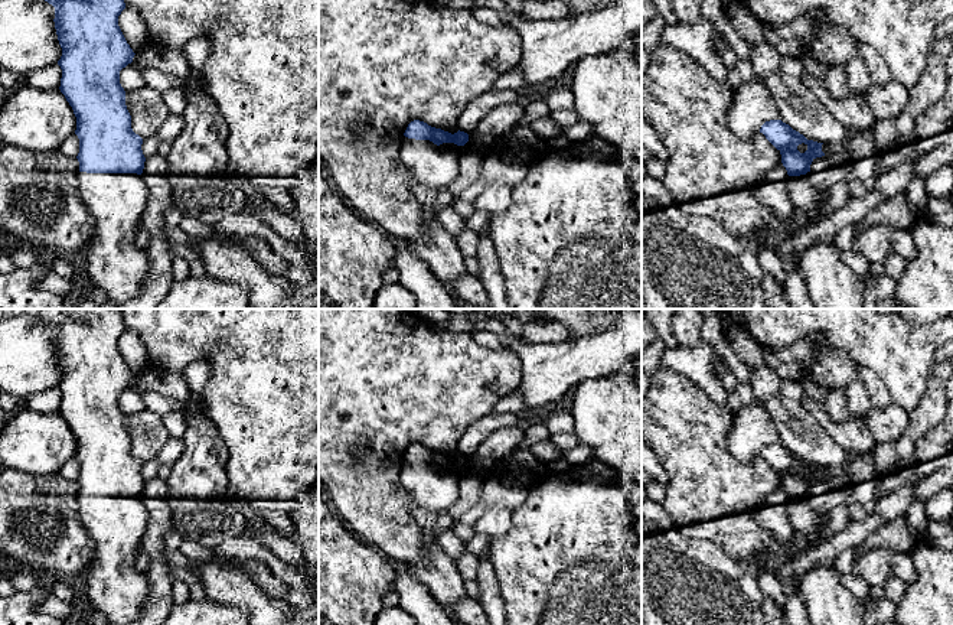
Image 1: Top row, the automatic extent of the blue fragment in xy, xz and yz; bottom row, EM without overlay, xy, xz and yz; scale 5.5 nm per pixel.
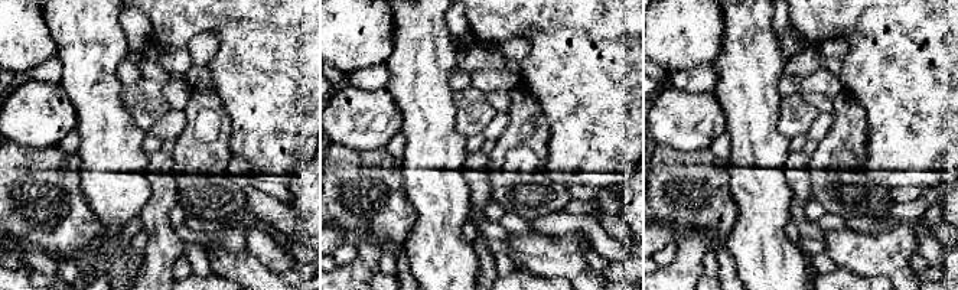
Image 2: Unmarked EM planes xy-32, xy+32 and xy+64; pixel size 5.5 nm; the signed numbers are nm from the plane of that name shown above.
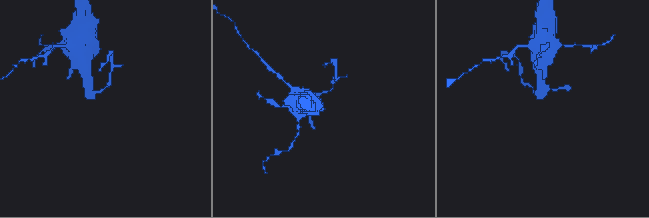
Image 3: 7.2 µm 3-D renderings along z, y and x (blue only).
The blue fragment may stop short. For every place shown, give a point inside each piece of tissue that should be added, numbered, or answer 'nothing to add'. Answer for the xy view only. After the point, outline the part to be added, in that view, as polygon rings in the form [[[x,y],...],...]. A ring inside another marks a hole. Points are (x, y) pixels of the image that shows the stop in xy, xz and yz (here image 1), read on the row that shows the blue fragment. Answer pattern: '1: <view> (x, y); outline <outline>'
1: xy (114, 263); outline [[[78,172],[79,195],[94,217],[95,230],[87,248],[87,277],[92,286],[105,292],[107,303],[115,309],[141,293],[149,273],[146,250],[136,245],[134,238],[144,212],[149,191],[137,173],[87,173]]]

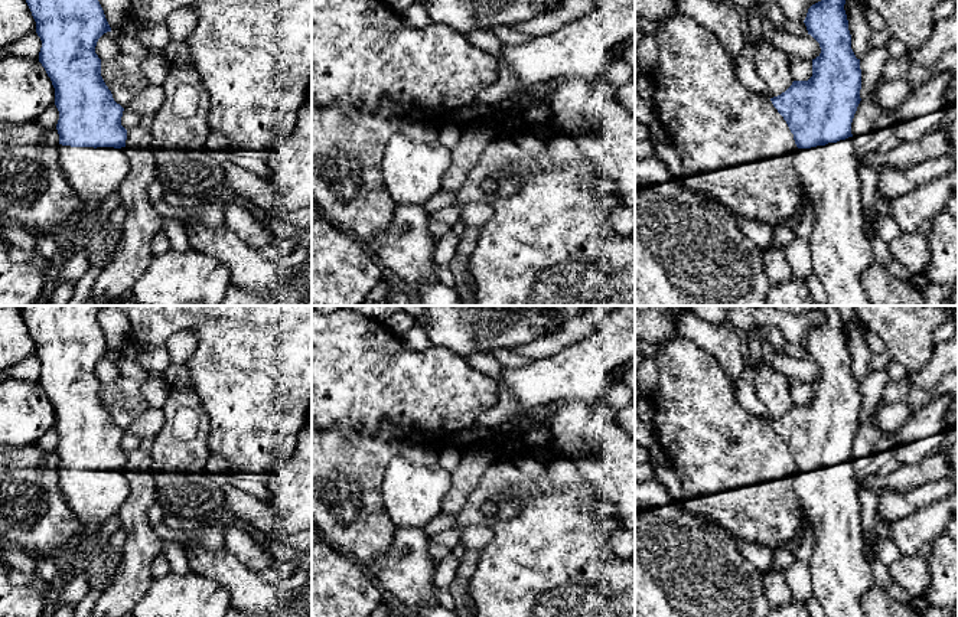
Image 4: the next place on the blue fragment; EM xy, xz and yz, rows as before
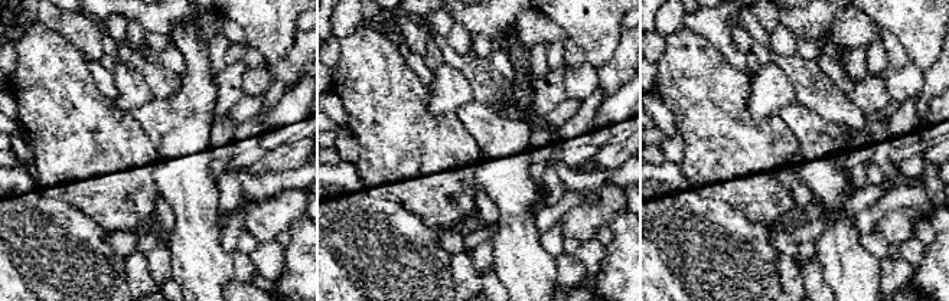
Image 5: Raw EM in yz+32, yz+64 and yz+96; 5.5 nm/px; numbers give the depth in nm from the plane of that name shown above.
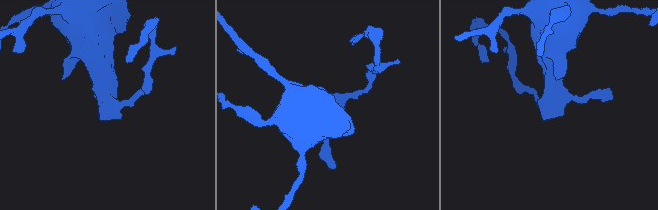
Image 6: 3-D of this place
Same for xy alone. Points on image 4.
1: xy (94, 173); outline [[[58,146],[59,163],[69,183],[81,199],[79,222],[74,228],[74,249],[82,249],[89,264],[97,264],[102,270],[113,261],[114,254],[123,242],[121,226],[115,226],[110,219],[98,221],[98,209],[107,196],[117,192],[128,173],[128,159],[124,147],[71,147]]]

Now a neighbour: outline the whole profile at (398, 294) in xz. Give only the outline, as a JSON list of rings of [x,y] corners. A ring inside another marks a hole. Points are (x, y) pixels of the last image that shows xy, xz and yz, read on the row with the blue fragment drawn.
[[[384,270],[382,281],[390,285],[387,301],[391,306],[421,306],[414,293]]]

